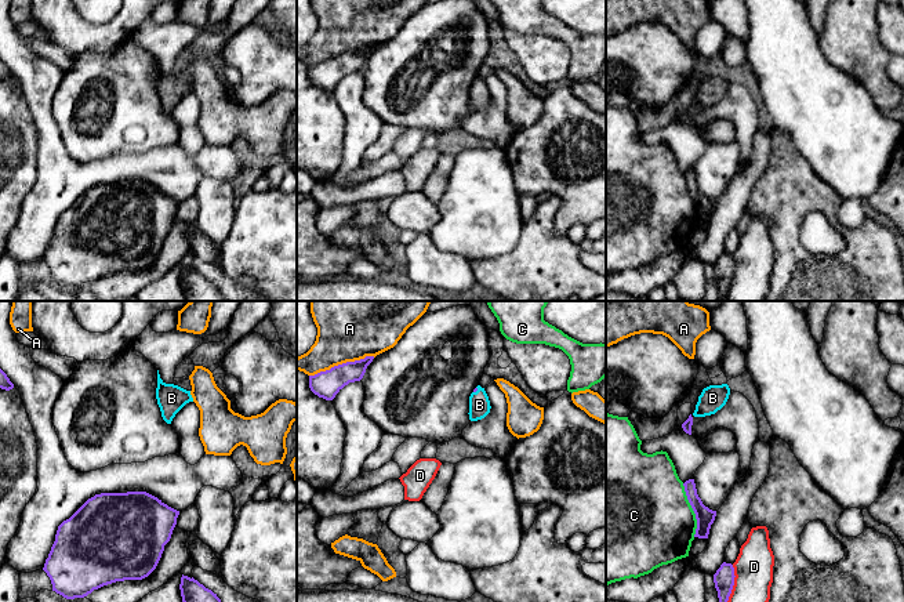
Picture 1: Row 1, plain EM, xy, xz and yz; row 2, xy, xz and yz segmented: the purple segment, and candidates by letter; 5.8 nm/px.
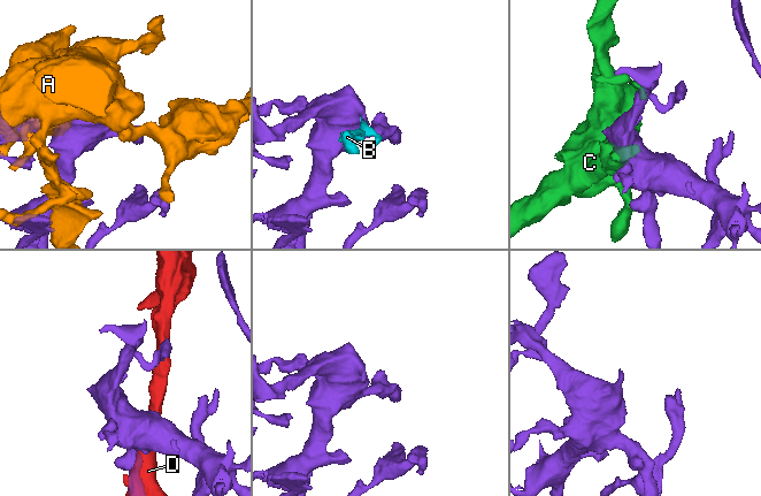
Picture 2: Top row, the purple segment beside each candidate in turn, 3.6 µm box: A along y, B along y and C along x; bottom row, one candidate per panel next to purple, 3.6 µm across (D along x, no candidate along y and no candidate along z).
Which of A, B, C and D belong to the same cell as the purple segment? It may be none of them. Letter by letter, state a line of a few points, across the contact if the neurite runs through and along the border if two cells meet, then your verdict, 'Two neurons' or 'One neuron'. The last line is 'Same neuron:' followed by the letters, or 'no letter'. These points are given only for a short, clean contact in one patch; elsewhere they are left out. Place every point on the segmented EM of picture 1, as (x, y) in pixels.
A: Two neurons
B: Line: xz (475, 390), (476, 390), (479, 405). One neuron
C: Two neurons
D: Two neurons
Same neuron: B

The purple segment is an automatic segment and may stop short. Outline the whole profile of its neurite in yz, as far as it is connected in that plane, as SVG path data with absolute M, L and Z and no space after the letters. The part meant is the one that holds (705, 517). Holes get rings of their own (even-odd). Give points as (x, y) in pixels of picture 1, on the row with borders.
M689 479L683 483L687 500L696 514L697 529L694 537L708 538L711 525L715 521L716 511L709 509L701 501L697 494L694 479Z

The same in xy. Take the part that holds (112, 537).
M146 492L101 493L88 498L58 526L55 541L43 567L51 580L52 591L66 599L84 598L94 590L116 581L148 577L156 569L164 545L171 538L178 515L179 511Z

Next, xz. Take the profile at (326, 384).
M366 356L364 359L346 362L330 370L309 376L309 388L319 398L333 400L345 385L363 378L373 359L374 356Z

